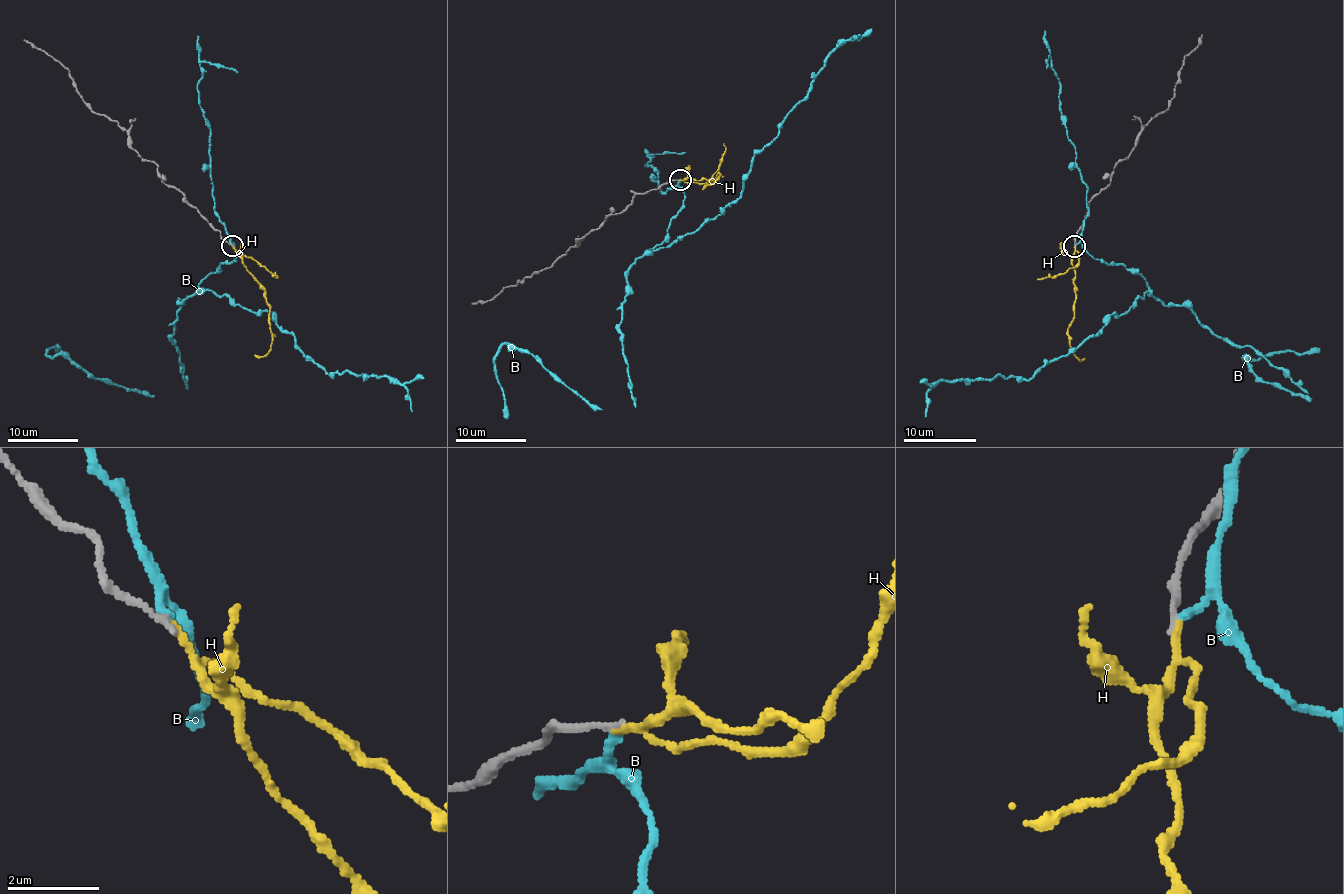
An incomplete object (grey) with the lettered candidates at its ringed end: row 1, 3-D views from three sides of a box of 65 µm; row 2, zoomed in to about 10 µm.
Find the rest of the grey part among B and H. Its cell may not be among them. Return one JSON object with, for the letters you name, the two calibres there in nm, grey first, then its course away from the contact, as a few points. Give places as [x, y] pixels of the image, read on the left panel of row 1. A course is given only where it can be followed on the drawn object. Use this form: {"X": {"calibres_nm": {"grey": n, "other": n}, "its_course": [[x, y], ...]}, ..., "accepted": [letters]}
{"accepted": []}

